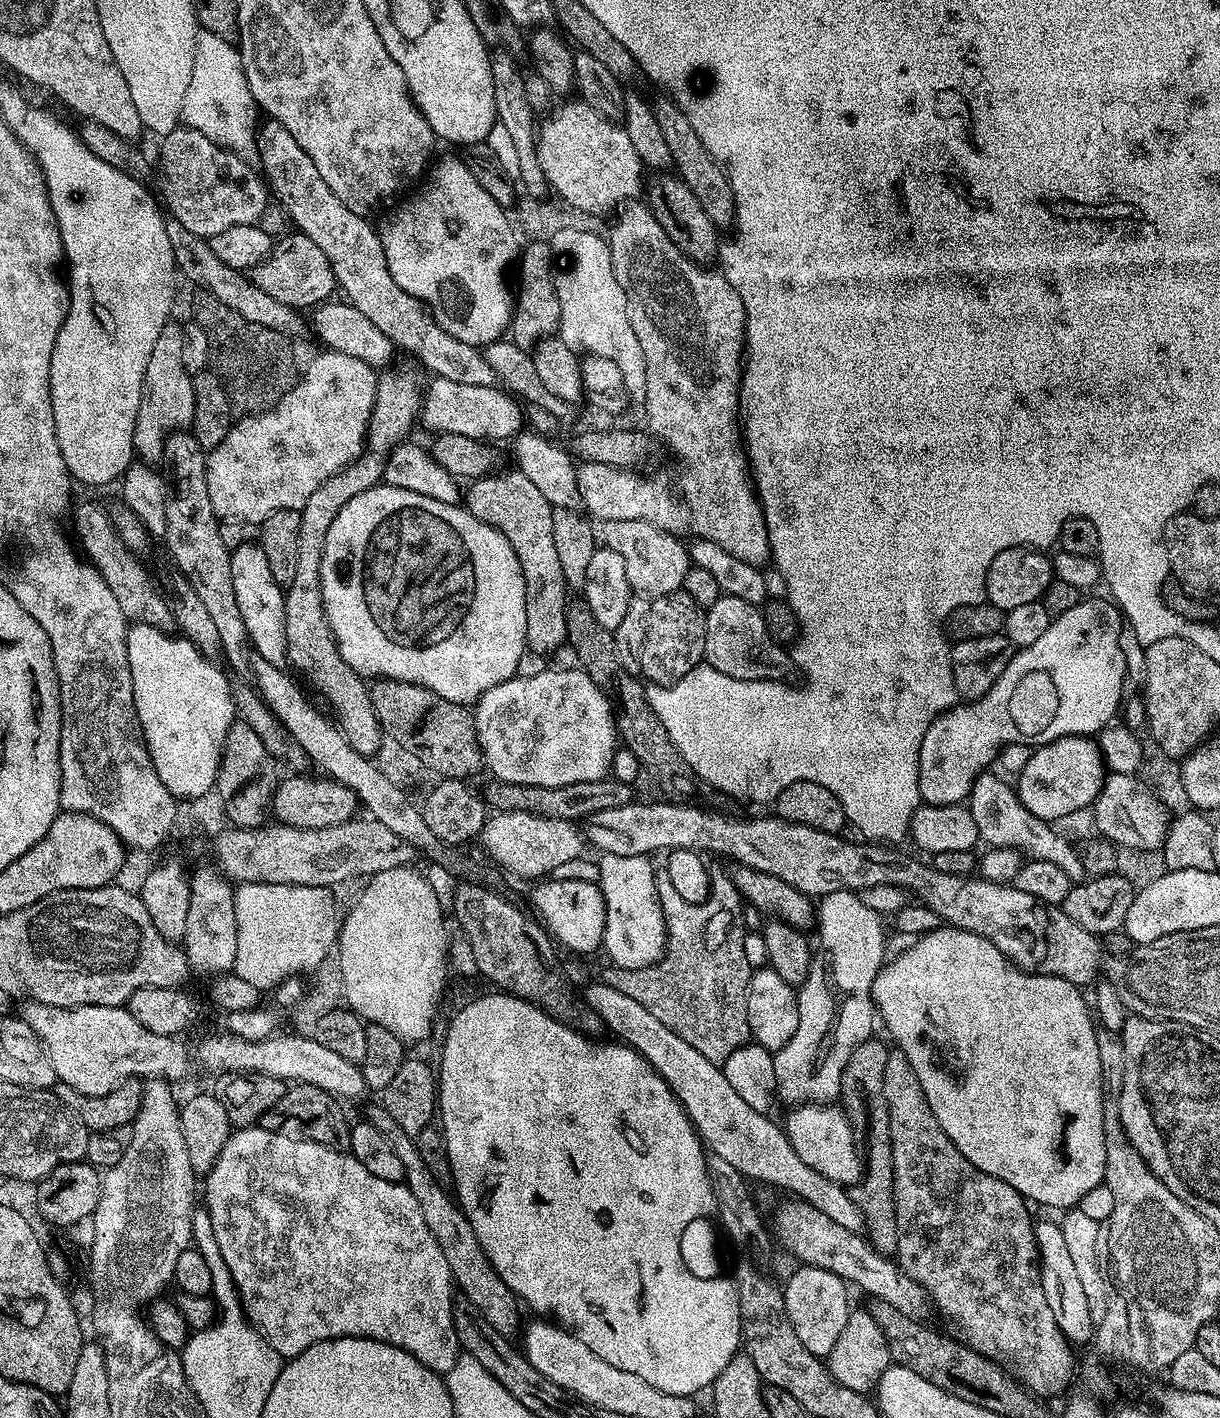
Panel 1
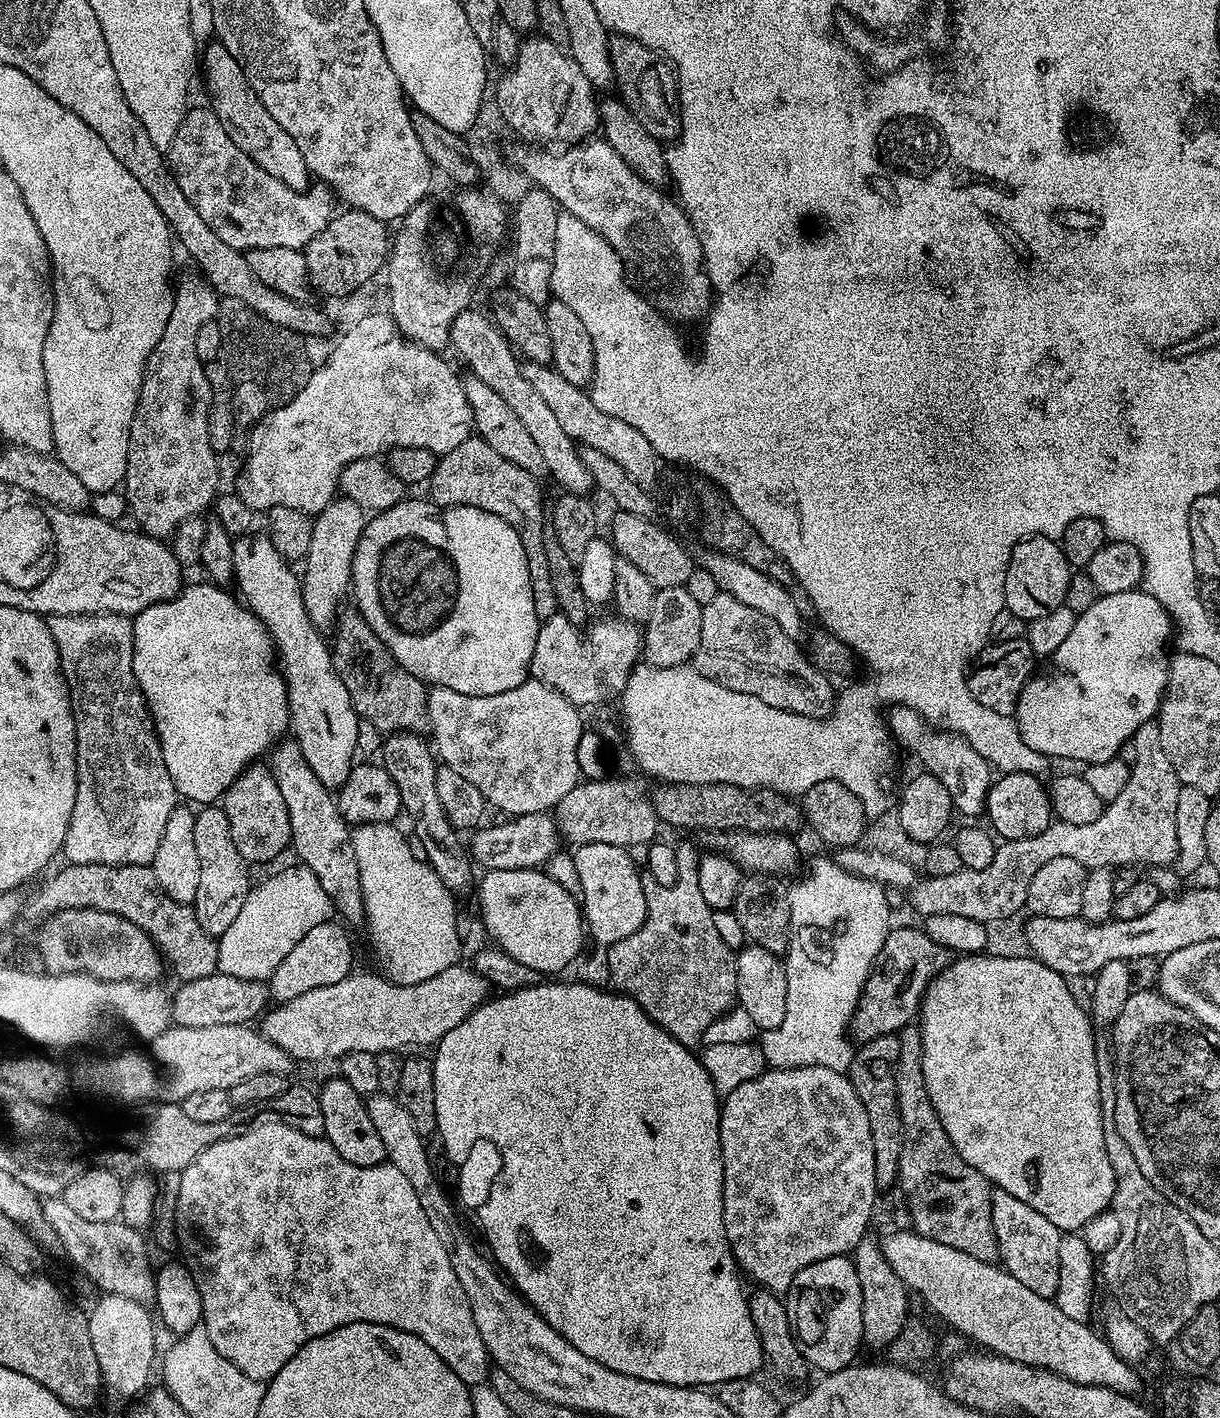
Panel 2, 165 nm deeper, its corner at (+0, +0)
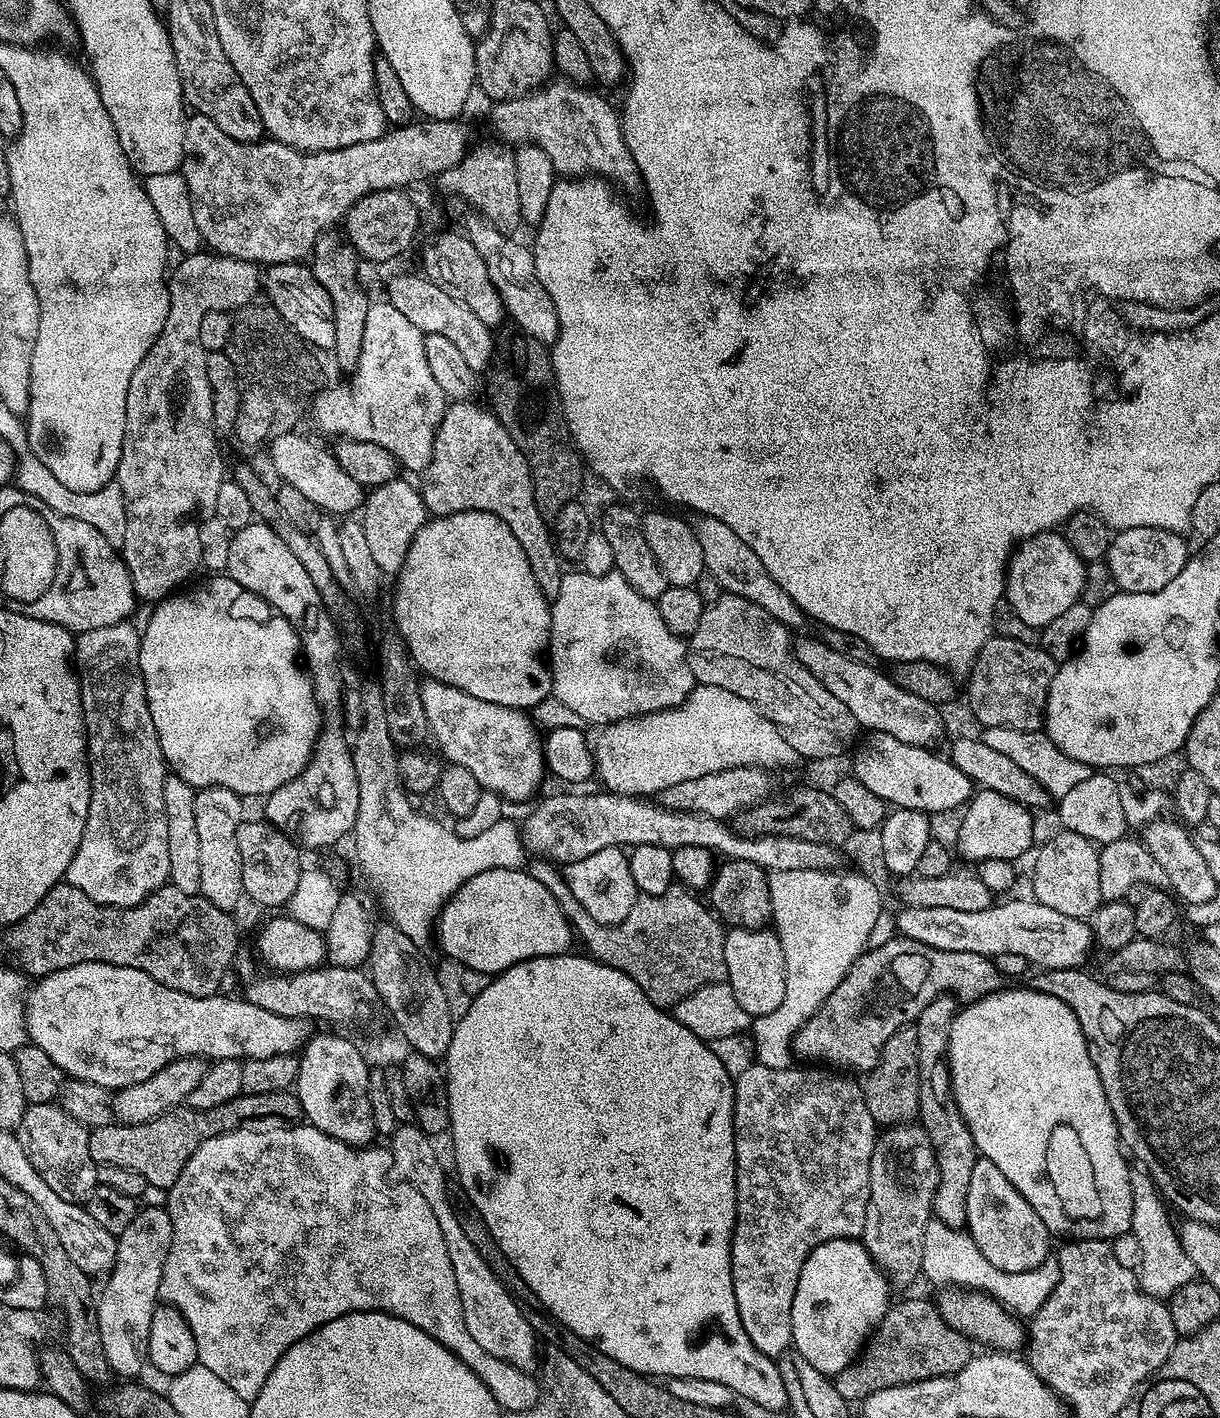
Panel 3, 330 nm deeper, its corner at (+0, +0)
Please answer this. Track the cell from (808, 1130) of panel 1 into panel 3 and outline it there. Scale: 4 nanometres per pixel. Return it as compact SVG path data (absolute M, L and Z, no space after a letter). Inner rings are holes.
M752 1064L750 1070L742 1070L740 1076L735 1077L734 1083L734 1154L736 1155L736 1225L734 1226L734 1234L732 1235L732 1281L734 1282L734 1298L738 1302L738 1318L742 1318L742 1326L746 1330L746 1334L750 1336L750 1342L754 1342L754 1346L758 1346L758 1350L766 1356L779 1358L785 1352L792 1348L792 1307L794 1306L794 1290L798 1290L798 1278L802 1274L802 1266L806 1262L808 1255L818 1246L822 1246L831 1240L854 1240L864 1235L864 1223L866 1222L866 1206L870 1198L870 1154L874 1154L874 1146L878 1135L878 1125L874 1122L874 1118L870 1118L870 1110L866 1110L866 1102L864 1101L864 1090L859 1083L856 1084L851 1080L853 1077L848 1074L841 1074L836 1070L825 1070L820 1066L800 1066L804 1068L796 1068L797 1066L789 1066L787 1068L771 1068L770 1066L762 1066L761 1064Z

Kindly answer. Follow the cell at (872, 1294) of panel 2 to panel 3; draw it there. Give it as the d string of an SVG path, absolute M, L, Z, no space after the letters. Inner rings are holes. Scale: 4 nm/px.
M919 1123L894 1124L885 1127L877 1135L874 1154L870 1154L870 1198L866 1206L866 1222L862 1243L872 1255L873 1262L888 1277L893 1285L904 1288L921 1275L922 1238L928 1220L933 1219L932 1195L938 1190L938 1162L936 1151Z

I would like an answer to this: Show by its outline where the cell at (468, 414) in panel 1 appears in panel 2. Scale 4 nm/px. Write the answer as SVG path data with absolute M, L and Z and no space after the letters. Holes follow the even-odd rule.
M372 312L369 316L368 313L361 315L358 322L343 329L339 335L341 335L340 341L336 340L331 345L331 356L320 368L313 371L303 397L296 400L295 404L289 404L284 411L276 412L275 416L269 416L268 420L265 420L260 428L257 428L256 435L252 437L252 448L243 457L244 469L241 470L240 477L236 480L234 491L242 498L242 502L246 502L246 506L250 506L257 513L267 513L268 509L274 506L290 506L294 510L302 510L309 514L321 512L337 495L340 475L350 462L361 460L367 456L380 456L387 453L388 449L398 446L422 446L431 452L443 454L454 450L454 446L466 442L466 438L473 435L472 407L466 398L463 379L459 375L456 377L455 370L443 360L445 358L443 355L410 343L398 330L391 315L384 313L383 316L380 312Z

